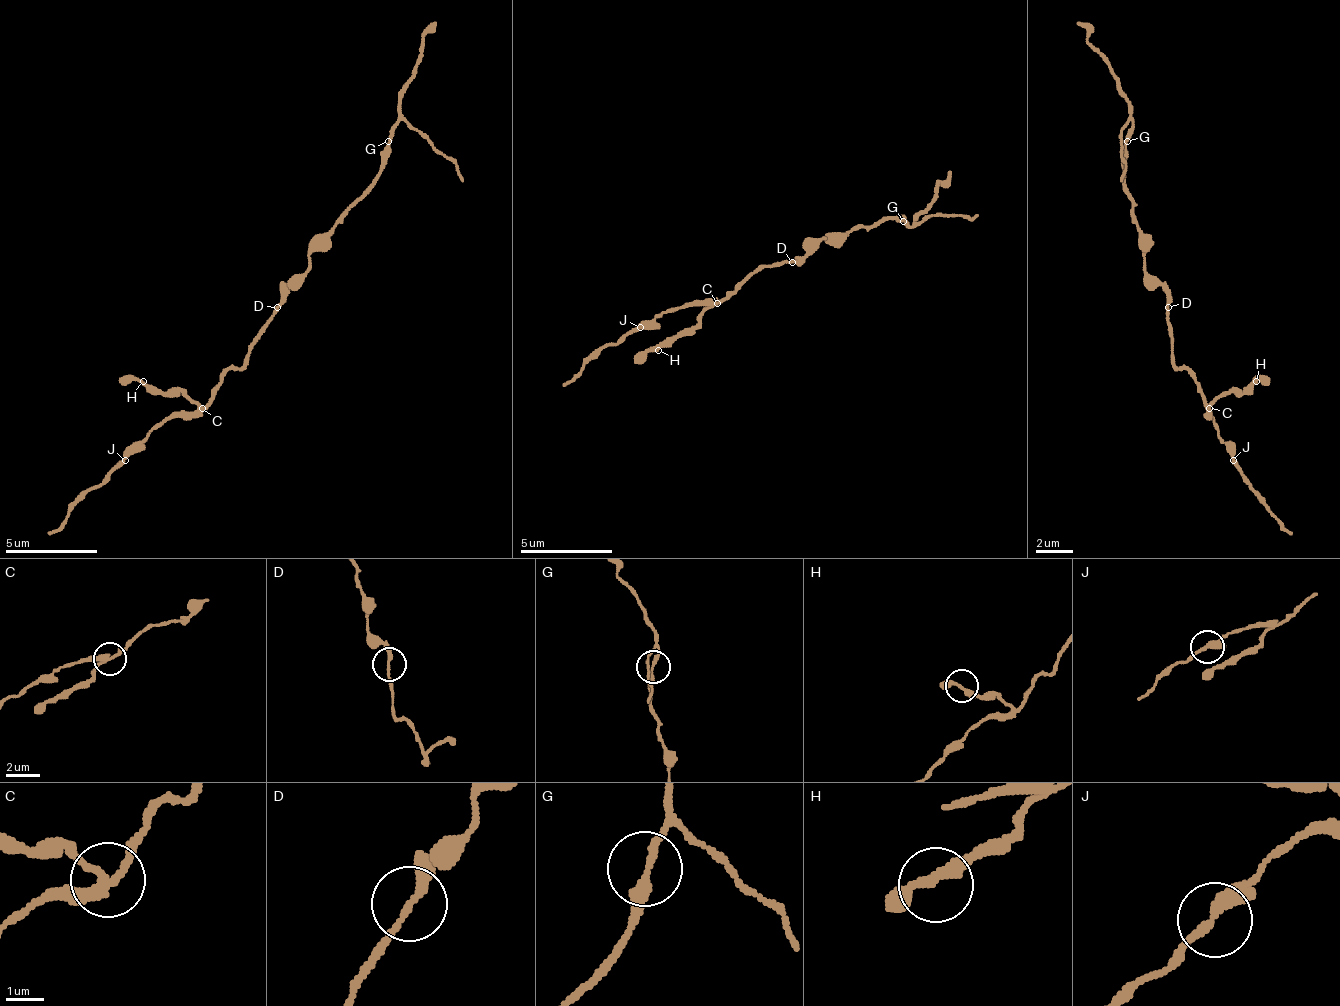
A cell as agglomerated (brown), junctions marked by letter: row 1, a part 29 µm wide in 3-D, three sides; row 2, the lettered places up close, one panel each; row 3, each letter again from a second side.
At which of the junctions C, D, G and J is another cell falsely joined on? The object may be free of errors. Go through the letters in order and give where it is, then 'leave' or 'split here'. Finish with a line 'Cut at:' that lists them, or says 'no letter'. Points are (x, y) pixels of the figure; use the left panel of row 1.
C: at (202, 408); split here
D: at (277, 307); leave
G: at (388, 141); leave
J: at (125, 460); leave
Cut at: C

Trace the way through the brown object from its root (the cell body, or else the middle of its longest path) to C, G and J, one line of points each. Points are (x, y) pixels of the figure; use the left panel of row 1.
C: (282, 307), (254, 344), (249, 358), (240, 367), (231, 367), (217, 381), (212, 400), (203, 409)
G: (282, 307), (282, 293), (309, 266), (309, 247), (365, 192), (365, 187), (378, 174), (383, 146), (388, 141)
J: (282, 307), (254, 344), (249, 358), (222, 377), (217, 390), (203, 404), (189, 413), (171, 413), (125, 460)

